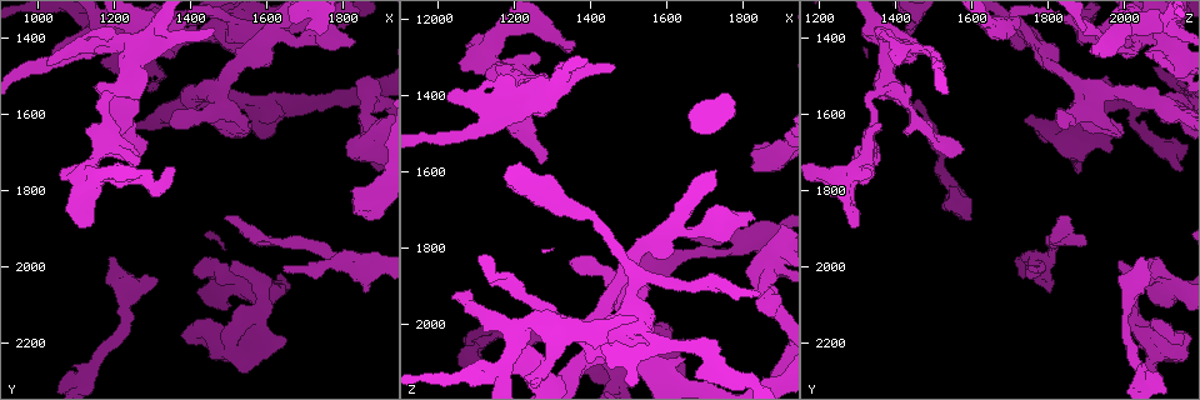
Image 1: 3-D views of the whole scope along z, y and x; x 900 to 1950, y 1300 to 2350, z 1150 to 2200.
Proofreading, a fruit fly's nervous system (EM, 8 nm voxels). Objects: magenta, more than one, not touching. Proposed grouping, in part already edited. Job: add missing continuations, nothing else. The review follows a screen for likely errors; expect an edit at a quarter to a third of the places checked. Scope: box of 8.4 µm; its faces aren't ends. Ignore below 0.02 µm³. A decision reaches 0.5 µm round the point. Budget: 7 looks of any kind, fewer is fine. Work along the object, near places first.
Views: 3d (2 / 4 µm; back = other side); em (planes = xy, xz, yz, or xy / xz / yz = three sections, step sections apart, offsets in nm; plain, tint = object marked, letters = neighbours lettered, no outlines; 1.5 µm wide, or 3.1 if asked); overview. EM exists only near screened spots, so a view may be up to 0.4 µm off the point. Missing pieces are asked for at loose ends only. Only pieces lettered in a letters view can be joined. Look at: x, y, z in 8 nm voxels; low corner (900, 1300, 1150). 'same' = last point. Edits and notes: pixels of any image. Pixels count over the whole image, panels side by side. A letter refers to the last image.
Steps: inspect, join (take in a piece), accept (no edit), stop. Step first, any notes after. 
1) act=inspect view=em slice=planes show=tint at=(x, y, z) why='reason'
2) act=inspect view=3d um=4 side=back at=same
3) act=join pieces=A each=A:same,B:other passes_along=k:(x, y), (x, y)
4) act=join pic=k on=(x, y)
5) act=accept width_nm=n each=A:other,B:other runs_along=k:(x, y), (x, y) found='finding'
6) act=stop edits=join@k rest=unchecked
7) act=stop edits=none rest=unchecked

act=inspect view=3d um=4 at=(1490, 1865, 1830) why='an open end'

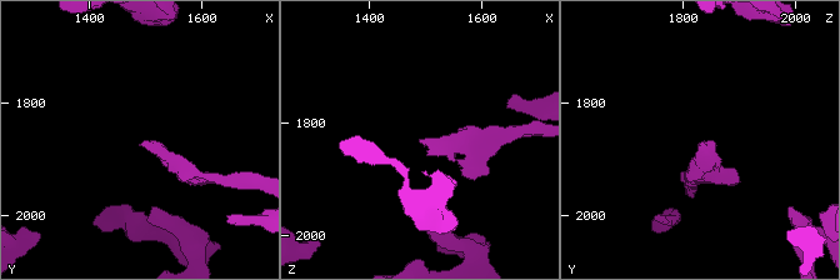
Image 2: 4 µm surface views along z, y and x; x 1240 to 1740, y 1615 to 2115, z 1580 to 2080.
act=inspect view=em slice=planes show=letters at=(1495, 1875, 1830) why='shape alone is not enough'

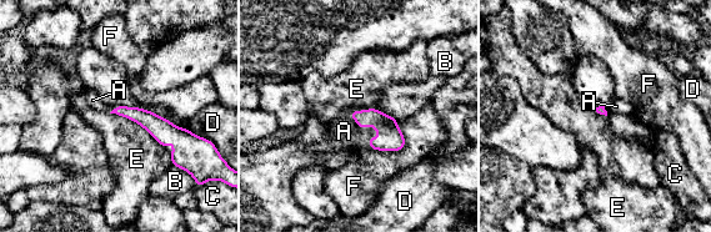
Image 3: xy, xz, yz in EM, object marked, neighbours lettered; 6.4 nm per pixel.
act=join pieces=A each=A:same,B:other,C:other,D:other,E:other,F:other passes_along=3:(390, 139), (365, 126), (344, 131) found='it goes on there'

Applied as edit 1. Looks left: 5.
act=inspect view=em slice=xy step=4 show=letters at=(1865, 2060, 1810) why='an open end'

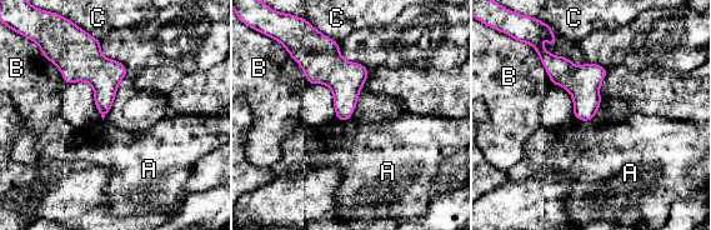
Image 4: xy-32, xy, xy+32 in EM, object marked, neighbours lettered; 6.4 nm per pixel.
act=inspect view=em slice=planes show=letters at=same

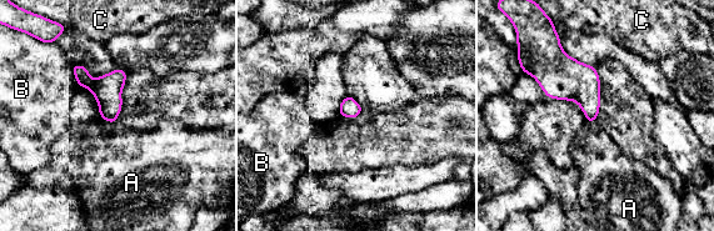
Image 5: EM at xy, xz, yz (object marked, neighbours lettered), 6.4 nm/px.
act=accept each=A:other,B:other,C:other border=5:(103, 117), (115, 122) found='no lettered piece goes on from it'

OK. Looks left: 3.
act=inspect view=em slice=planes show=tint at=(1150, 1880, 1300) why='free end'

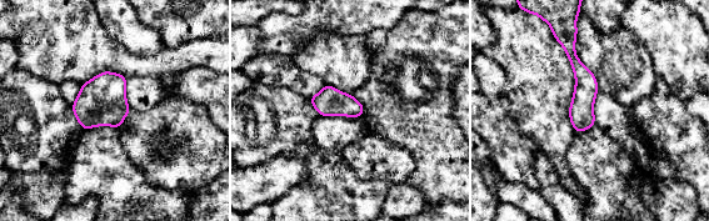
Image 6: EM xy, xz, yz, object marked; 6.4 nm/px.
act=inspect view=em slice=planes show=letters at=same

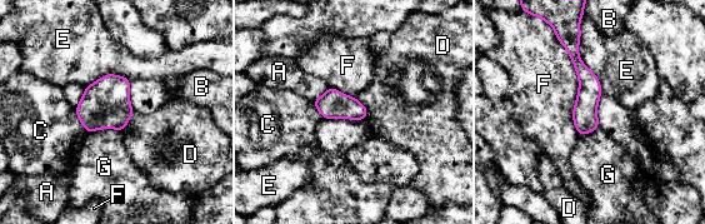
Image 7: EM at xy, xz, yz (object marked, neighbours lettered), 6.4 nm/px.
act=accept each=A:other,B:other,C:other,D:other,E:other,F:other,G:other found='none of them fits'

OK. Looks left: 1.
act=stop edits=join@3 rest=unchecked

